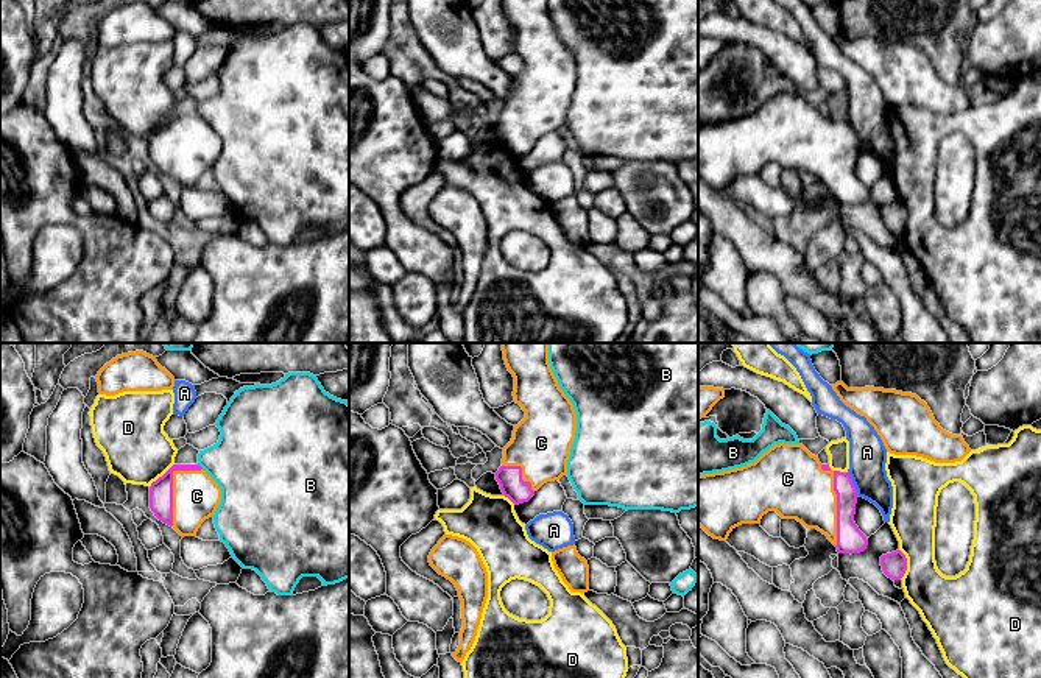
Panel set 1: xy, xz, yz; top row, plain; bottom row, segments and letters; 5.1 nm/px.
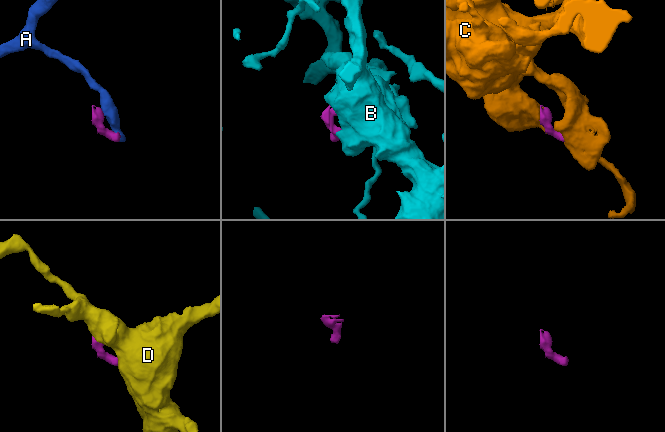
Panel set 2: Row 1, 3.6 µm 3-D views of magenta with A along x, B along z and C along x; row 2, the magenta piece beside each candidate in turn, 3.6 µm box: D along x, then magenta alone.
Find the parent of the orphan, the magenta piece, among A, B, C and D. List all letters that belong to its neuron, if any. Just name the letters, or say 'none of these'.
C

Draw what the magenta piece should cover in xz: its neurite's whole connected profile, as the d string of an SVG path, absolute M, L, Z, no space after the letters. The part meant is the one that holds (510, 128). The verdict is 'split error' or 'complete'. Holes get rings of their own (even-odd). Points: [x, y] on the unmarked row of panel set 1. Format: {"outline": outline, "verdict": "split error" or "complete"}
{"outline": "M549 0L502 2L505 16L514 28L514 53L522 58L525 69L514 76L513 89L503 98L496 131L503 147L519 156L528 153L544 134L559 131L567 125L567 111L577 83L577 64L550 19Z", "verdict": "split error"}

